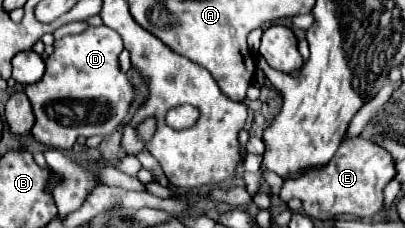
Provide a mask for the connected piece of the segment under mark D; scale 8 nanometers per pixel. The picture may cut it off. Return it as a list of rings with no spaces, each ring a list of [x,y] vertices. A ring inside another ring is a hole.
[[[105,25],[89,27],[81,35],[71,35],[71,37],[63,37],[63,39],[55,41],[55,53],[45,59],[47,71],[45,71],[43,81],[25,87],[25,95],[29,97],[33,111],[35,111],[35,117],[37,117],[35,127],[31,129],[31,135],[39,143],[49,145],[49,147],[71,149],[75,145],[77,137],[91,137],[91,135],[109,137],[111,133],[115,133],[115,129],[125,121],[129,107],[135,99],[135,85],[129,81],[129,77],[119,67],[119,53],[121,51],[123,51],[123,45],[115,43],[115,31],[107,29]],[[65,99],[73,101],[73,103],[83,103],[87,107],[85,121],[77,121],[77,117],[71,113],[71,107],[65,105]]]

